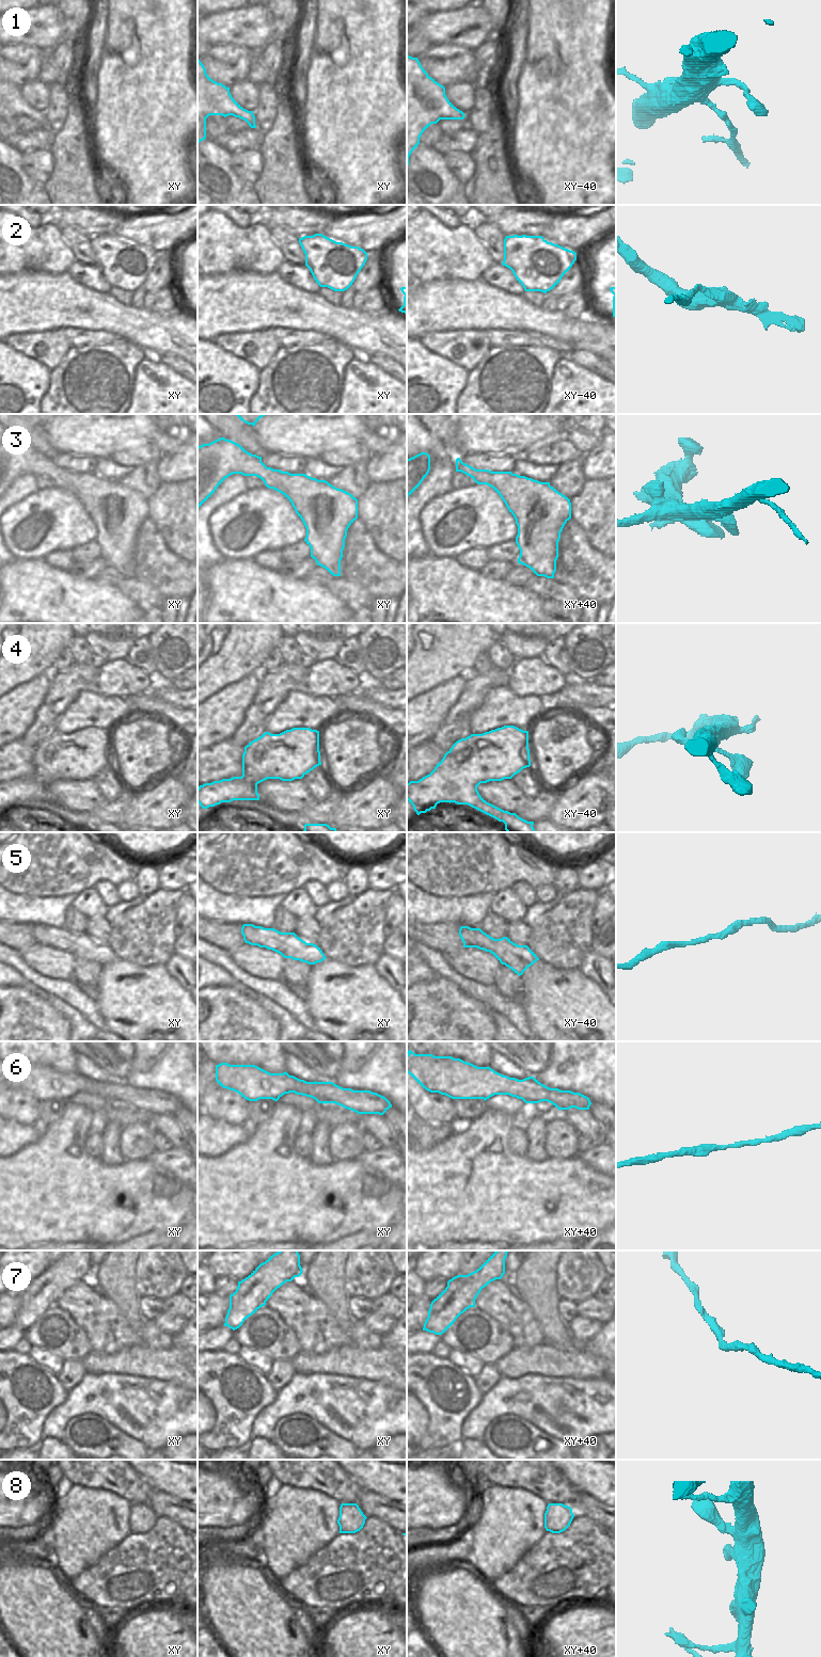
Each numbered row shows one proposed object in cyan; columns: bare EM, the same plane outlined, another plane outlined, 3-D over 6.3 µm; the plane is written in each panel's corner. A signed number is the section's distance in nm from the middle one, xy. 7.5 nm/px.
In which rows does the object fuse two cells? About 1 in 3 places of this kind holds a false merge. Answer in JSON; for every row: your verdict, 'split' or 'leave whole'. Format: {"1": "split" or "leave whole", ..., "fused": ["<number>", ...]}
{"1": "split", "2": "split", "3": "leave whole", "4": "leave whole", "5": "leave whole", "6": "leave whole", "7": "leave whole", "8": "leave whole", "fused": ["1", "2"]}

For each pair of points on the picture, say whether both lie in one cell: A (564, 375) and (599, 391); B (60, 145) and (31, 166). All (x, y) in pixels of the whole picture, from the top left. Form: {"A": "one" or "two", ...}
{"A": "one", "B": "two"}

